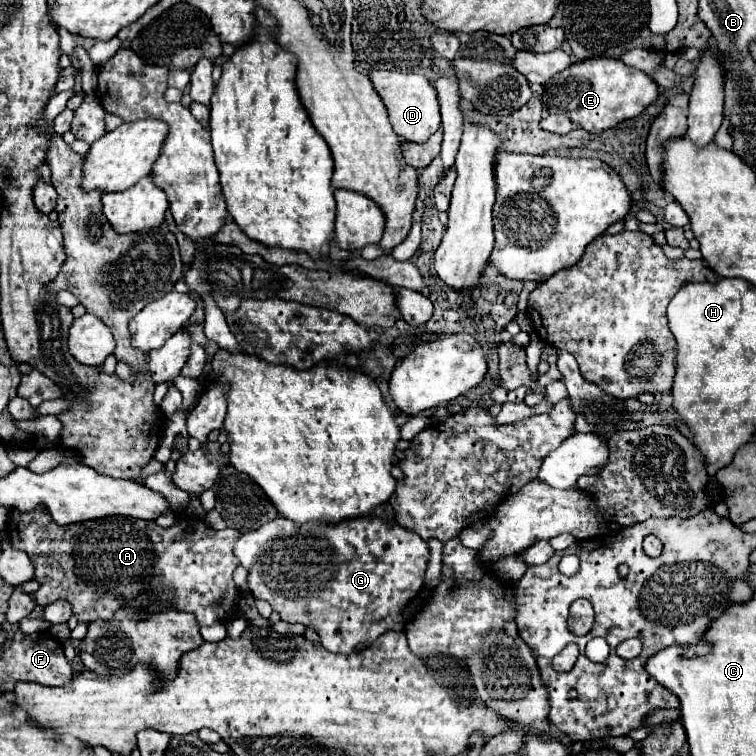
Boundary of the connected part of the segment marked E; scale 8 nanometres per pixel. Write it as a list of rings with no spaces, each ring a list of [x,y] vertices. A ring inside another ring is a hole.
[[[589,58],[565,68],[545,84],[545,104],[553,114],[565,114],[573,124],[591,134],[613,128],[621,120],[639,116],[653,100],[659,98],[659,86],[641,70],[635,70],[613,58]]]

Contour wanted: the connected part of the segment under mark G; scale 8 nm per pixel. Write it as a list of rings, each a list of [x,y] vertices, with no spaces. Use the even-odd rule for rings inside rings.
[[[279,516],[243,534],[235,544],[235,554],[249,570],[249,588],[255,598],[267,600],[279,612],[281,620],[313,626],[327,650],[345,654],[355,652],[359,646],[371,646],[387,630],[403,630],[401,608],[421,590],[429,562],[425,540],[377,516],[337,522],[337,526],[297,526]]]

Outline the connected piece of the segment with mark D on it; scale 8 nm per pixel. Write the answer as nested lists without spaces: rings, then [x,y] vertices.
[[[373,70],[369,74],[375,90],[379,92],[383,104],[387,106],[393,130],[407,142],[425,142],[431,134],[441,128],[441,114],[439,114],[439,98],[437,90],[431,82],[413,72],[395,72],[395,70]]]

